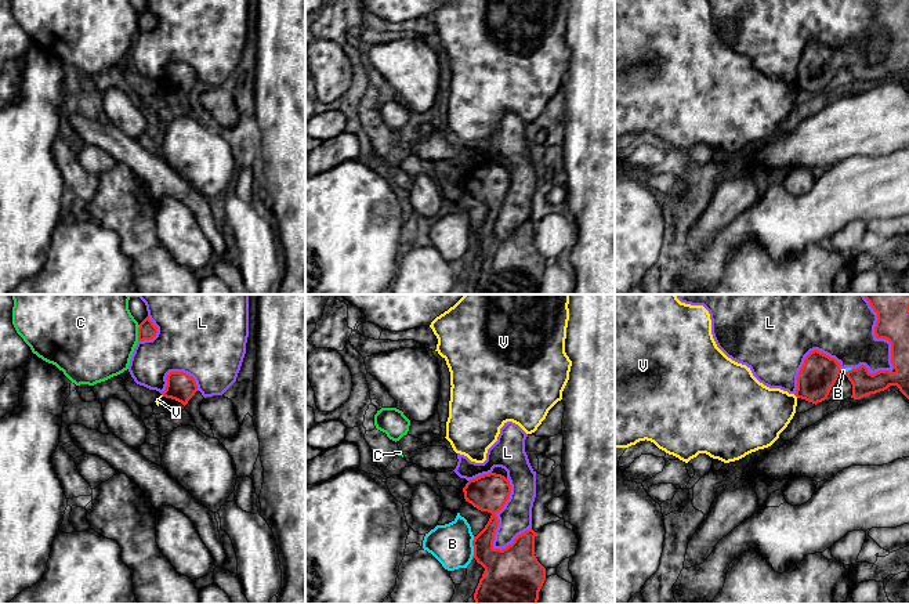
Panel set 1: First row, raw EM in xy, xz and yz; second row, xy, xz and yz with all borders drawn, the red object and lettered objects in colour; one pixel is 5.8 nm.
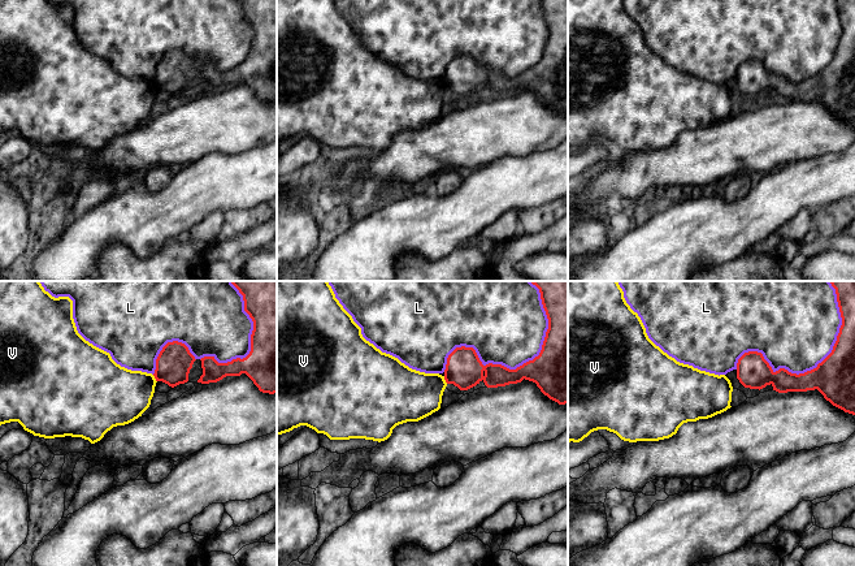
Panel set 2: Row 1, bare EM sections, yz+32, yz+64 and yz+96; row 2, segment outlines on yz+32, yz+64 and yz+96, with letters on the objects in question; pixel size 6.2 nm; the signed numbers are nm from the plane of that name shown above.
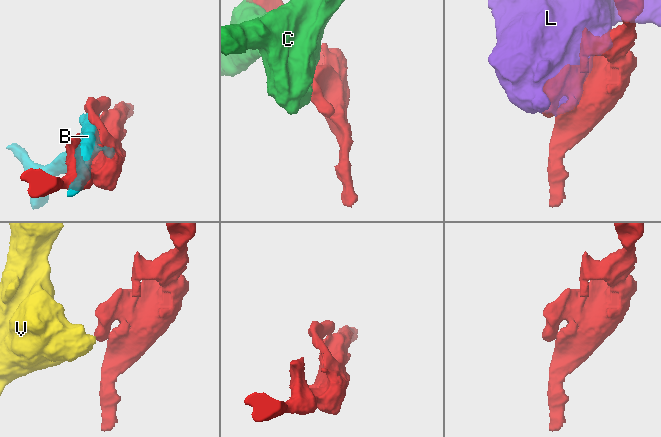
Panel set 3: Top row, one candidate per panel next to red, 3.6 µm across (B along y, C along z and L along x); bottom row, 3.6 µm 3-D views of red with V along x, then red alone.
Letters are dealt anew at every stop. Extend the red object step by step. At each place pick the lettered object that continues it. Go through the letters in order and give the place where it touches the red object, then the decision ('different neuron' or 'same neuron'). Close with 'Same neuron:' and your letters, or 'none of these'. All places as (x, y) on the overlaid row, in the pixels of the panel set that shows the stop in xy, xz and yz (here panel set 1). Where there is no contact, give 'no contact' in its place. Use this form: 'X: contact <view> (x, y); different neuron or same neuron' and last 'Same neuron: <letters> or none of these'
B: contact xz (474, 548); different neuron
C: contact xy (138, 333); different neuron
L: contact xz (496, 516); different neuron
V: contact yz (796, 395); different neuron
Same neuron: none of these

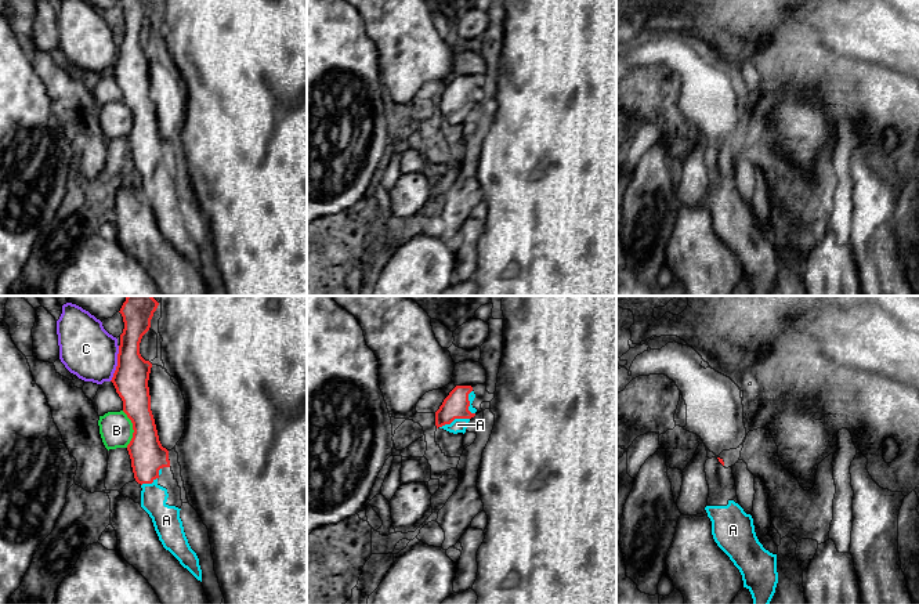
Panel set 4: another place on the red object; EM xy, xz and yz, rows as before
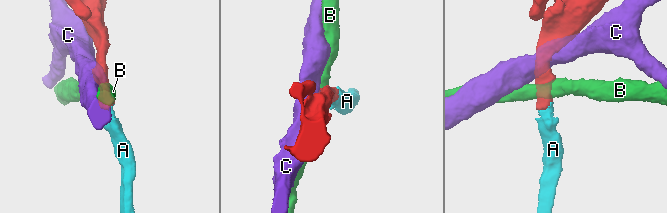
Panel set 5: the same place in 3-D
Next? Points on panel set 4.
A: contact xz (453, 419); same neuron
B: contact xy (133, 429); different neuron
C: contact xy (118, 364); different neuron
Same neuron: A

